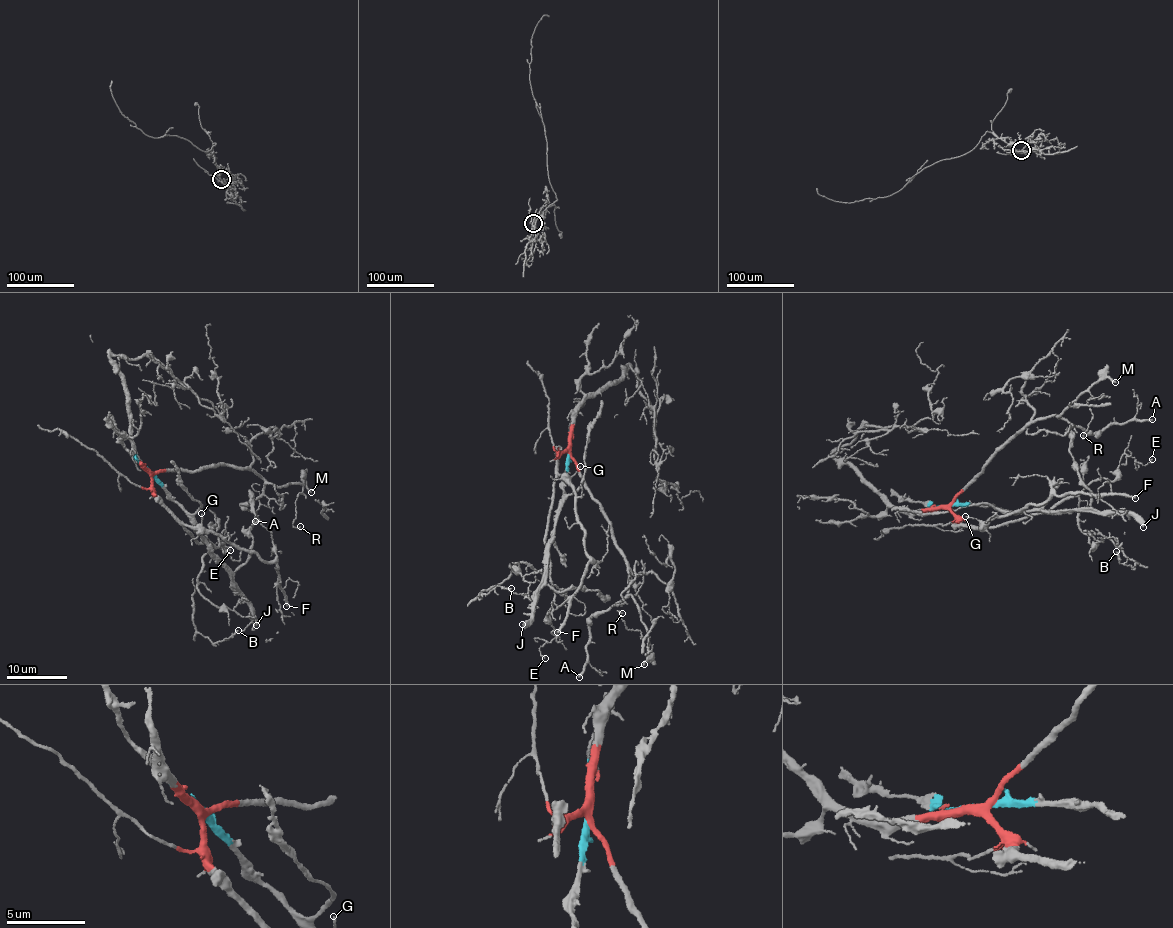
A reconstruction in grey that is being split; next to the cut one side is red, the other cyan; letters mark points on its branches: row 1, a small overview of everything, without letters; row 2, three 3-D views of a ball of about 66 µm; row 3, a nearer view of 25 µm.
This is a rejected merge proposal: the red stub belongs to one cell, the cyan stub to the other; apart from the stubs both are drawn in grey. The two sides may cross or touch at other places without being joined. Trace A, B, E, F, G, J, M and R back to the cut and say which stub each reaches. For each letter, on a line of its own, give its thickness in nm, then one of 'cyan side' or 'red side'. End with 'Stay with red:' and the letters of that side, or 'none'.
A: calibre 280 nm; red side
B: calibre 130 nm; red side
E: calibre 140 nm; red side
F: calibre 240 nm; red side
G: calibre 110 nm; red side
J: calibre 360 nm; cyan side
M: calibre 200 nm; red side
R: calibre 100 nm; red side
Stay with red: A, B, E, F, G, M, R

